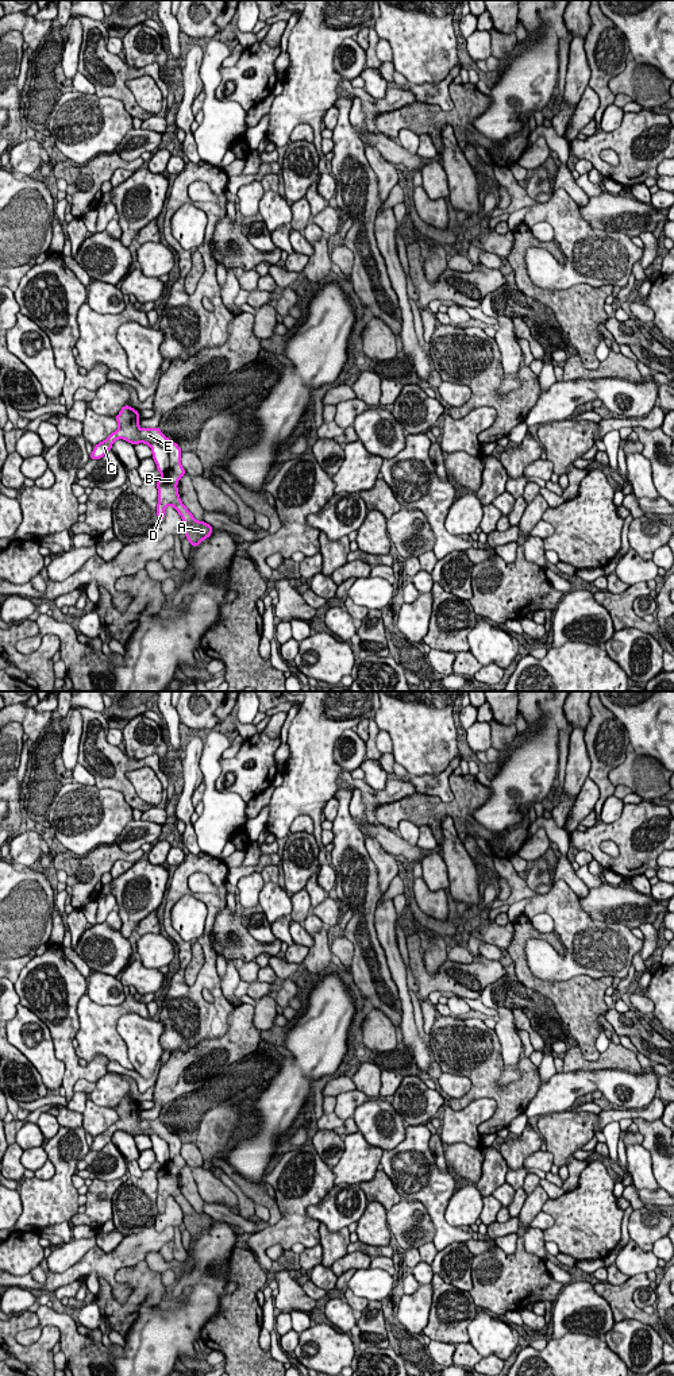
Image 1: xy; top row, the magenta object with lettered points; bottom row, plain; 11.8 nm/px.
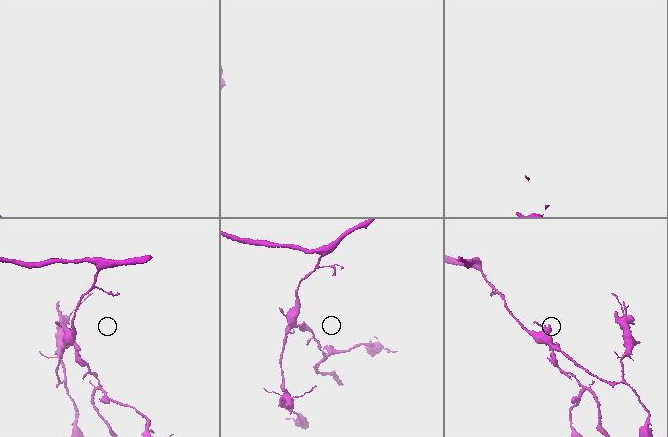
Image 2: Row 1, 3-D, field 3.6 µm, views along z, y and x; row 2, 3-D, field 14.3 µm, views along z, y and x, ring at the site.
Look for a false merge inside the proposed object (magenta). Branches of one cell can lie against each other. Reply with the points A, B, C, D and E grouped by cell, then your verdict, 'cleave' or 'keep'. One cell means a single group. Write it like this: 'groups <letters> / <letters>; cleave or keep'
groups A B D E / C; cleave

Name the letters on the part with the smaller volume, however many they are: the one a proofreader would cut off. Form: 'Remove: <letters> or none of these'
Remove: A, B, D, E

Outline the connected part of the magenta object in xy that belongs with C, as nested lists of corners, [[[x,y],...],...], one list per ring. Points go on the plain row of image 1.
[[[126,1095],[115,1111],[119,1115],[119,1119],[112,1123],[105,1132],[97,1134],[93,1138],[89,1150],[101,1150],[107,1144],[111,1142],[112,1136],[118,1130],[123,1130],[131,1136],[142,1134],[139,1123],[142,1122],[139,1118],[139,1102],[132,1101],[128,1095]]]

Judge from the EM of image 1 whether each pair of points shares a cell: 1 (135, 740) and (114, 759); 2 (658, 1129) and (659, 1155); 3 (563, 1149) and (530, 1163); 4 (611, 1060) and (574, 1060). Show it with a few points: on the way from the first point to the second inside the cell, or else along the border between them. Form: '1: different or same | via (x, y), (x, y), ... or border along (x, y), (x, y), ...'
1: different | border along (124, 754), (133, 758), (157, 755)
2: same | via (654, 1136), (655, 1148)
3: different | border along (547, 1149), (554, 1163)
4: same | via (601, 1063), (584, 1064)

